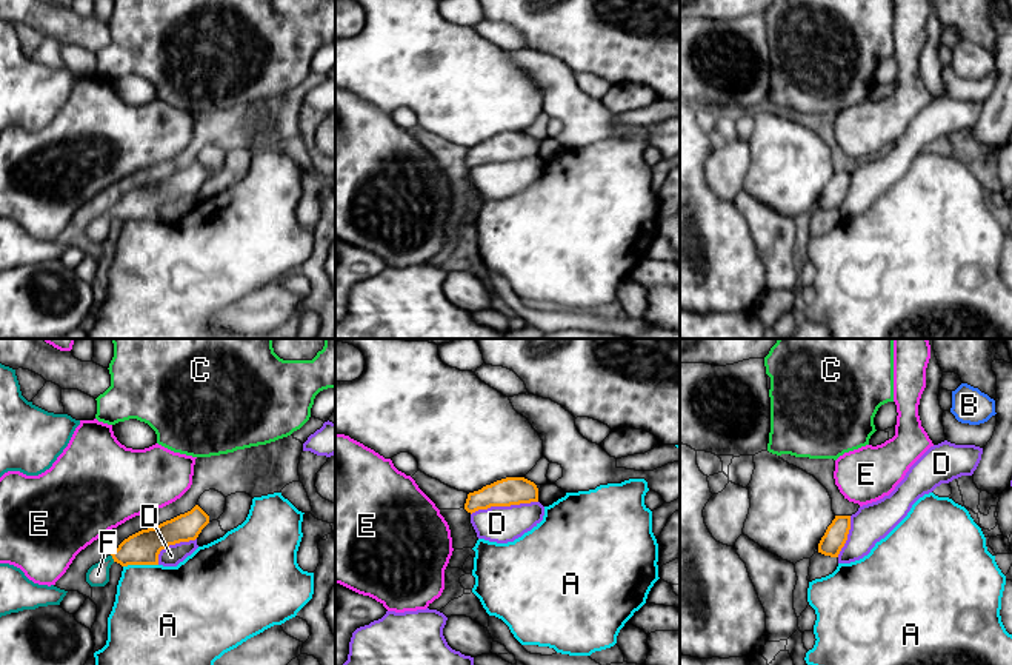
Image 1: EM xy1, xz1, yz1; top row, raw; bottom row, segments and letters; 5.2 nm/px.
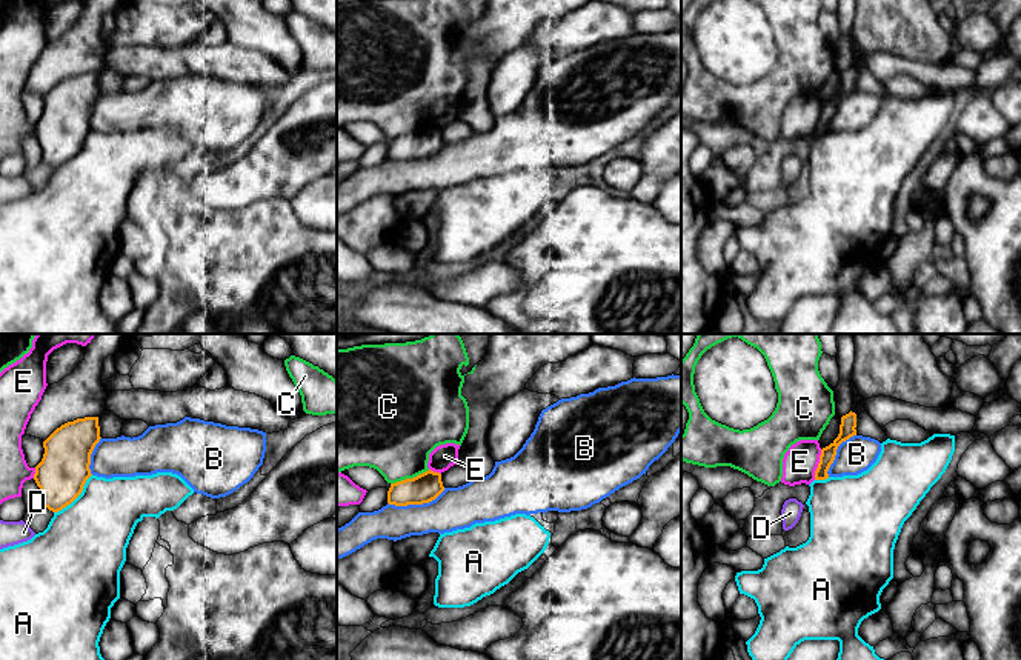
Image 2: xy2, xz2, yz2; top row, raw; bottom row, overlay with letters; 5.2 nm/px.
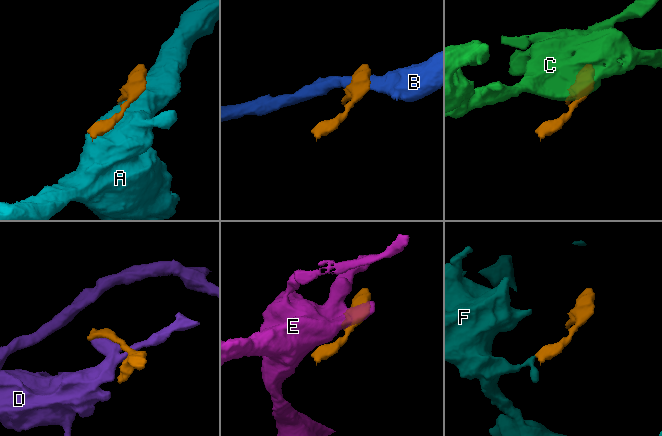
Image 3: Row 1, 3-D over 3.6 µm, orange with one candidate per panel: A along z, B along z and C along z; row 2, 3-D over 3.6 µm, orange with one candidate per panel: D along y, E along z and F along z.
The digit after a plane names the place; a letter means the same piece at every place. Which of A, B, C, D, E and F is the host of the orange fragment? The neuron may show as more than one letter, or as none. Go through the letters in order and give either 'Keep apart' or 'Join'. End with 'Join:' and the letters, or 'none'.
A: Keep apart
B: Keep apart
C: Keep apart
D: Keep apart
E: Keep apart
F: Join
Join: F

